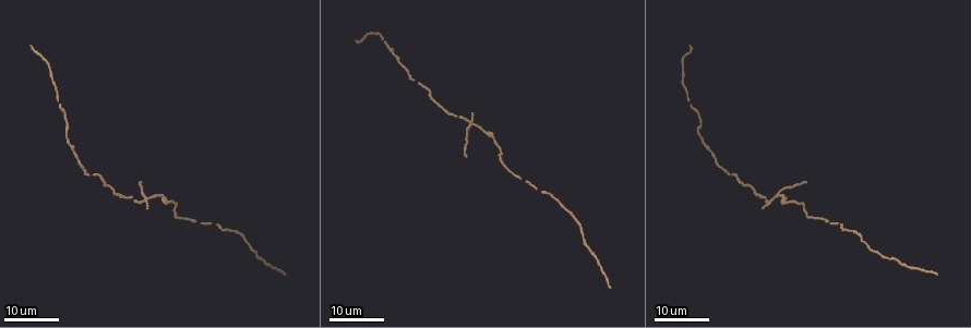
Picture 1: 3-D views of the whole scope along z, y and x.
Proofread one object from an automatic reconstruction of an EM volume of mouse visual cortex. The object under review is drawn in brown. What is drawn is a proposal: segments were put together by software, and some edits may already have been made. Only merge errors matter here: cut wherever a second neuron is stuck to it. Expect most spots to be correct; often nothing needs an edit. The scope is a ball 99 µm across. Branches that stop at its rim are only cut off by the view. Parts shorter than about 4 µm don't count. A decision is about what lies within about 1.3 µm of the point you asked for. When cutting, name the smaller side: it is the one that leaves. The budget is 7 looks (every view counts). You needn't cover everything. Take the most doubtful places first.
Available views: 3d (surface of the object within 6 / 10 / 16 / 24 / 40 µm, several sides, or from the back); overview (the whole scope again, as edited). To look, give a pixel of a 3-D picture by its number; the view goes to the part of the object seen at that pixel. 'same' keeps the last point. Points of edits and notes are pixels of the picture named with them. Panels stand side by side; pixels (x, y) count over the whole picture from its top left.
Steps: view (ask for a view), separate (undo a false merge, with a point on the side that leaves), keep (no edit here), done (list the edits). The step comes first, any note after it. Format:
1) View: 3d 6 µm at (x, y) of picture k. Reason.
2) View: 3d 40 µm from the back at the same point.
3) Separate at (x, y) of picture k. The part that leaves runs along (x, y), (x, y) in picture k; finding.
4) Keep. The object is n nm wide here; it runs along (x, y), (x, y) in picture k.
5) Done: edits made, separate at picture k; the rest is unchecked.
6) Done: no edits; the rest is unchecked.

View: 3d 24 µm at (148, 198) of picture 1. Four arms meet.

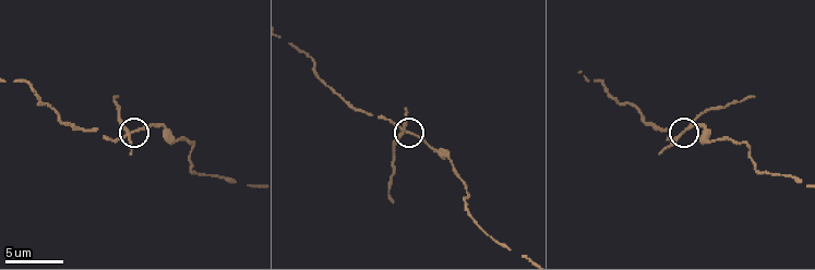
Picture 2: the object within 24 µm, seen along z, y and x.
View: 3d 6 µm at (685, 133) of picture 2. Closer look.

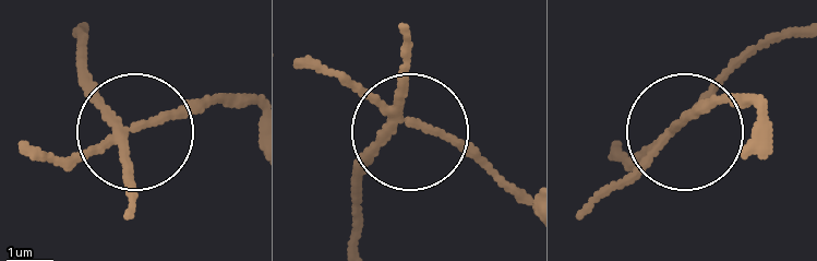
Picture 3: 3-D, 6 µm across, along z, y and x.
View: 3d 6 µm from the back at (673, 128) of picture 3.

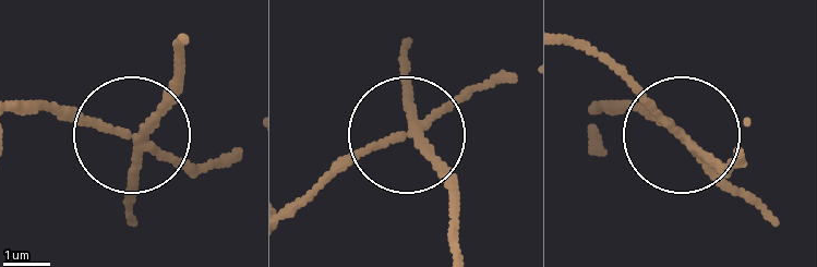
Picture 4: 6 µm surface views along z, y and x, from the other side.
Separate at (169, 101) of picture 4. 4 arms meet here; the part that leaves runs along (143, 141), (179, 39) in picture 4; two neurons meet here.

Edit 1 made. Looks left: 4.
View: 3d 6 µm at (710, 141) of picture 2. Calibre changes.

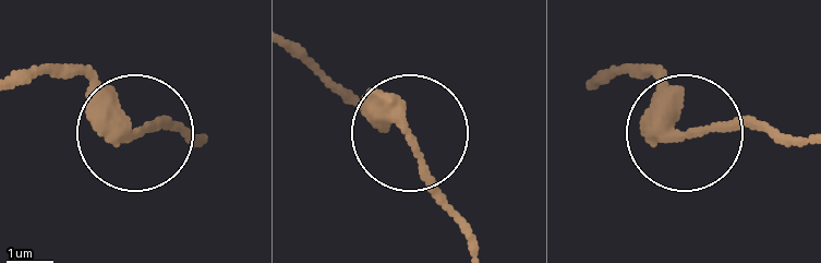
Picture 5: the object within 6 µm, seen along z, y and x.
View: 3d 6 µm from the back at (129, 131) of picture 5. Other side.

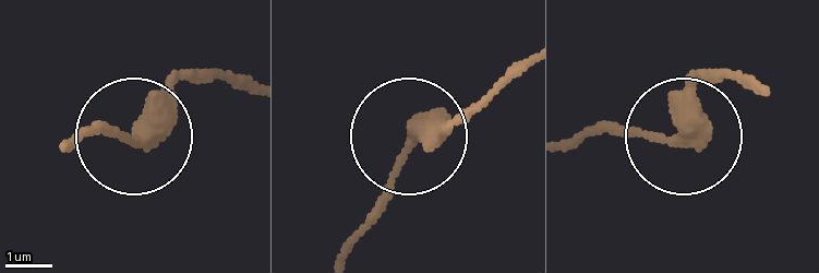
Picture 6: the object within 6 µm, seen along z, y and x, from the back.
Keep. Continuous, no second neuron.

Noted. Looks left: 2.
View: 3d 24 µm at (49, 75) of picture 1. Thick turns thin.

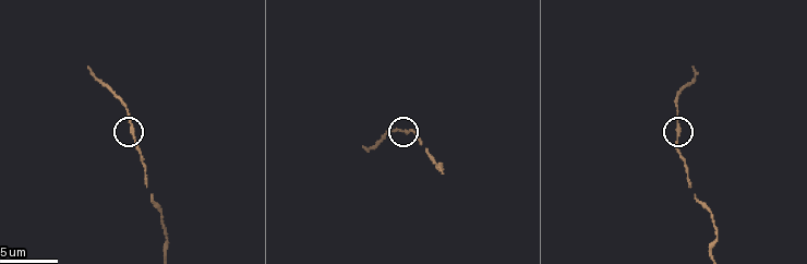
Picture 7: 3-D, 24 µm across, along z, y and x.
View: 3d 6 µm at (133, 131) of picture 7. Closer look.

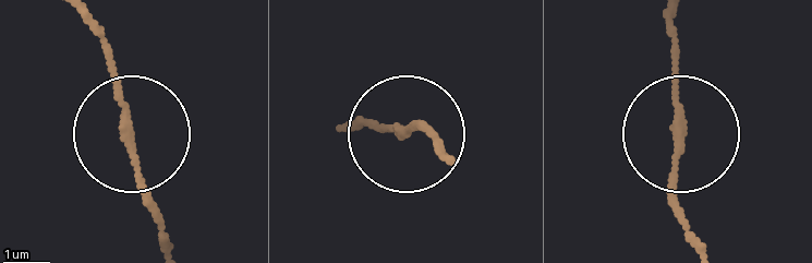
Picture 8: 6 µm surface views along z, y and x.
Keep. It runs along (701, 248), (678, 201), (678, 28) in picture 8; continuous, no second neuron.

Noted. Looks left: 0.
Done: edits made, separate at picture 4; the rest is unchecked.

